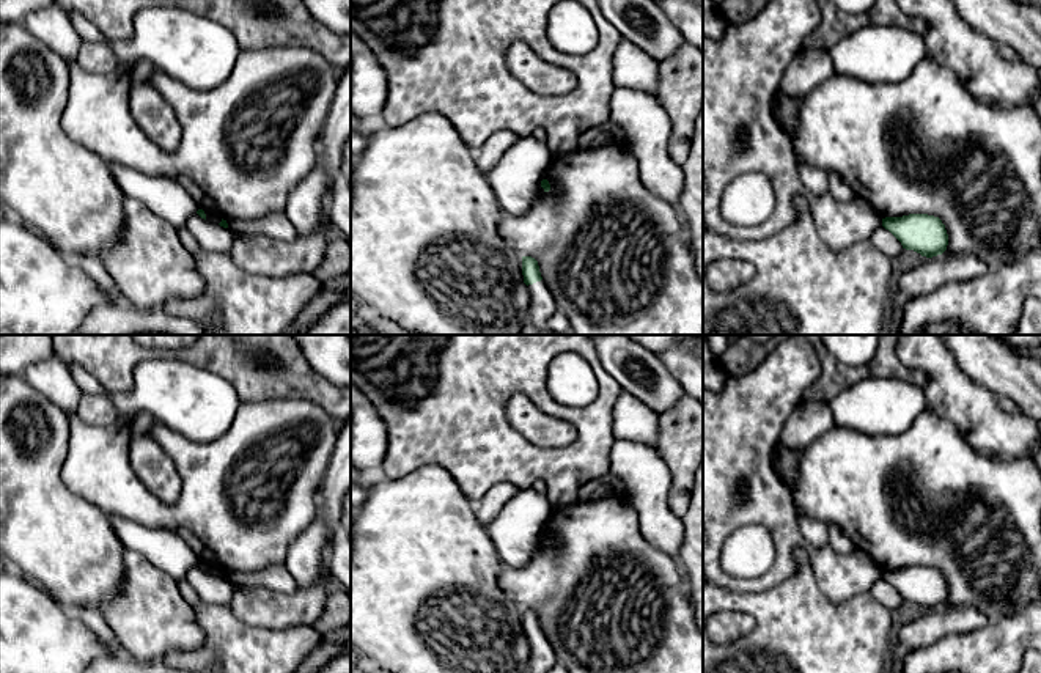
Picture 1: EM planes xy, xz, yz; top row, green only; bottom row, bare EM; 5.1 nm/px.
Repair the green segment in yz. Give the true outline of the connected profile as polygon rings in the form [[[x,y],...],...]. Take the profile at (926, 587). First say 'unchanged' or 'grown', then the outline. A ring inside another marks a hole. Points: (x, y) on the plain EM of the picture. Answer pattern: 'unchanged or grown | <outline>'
unchanged | [[[934,568],[885,569],[882,579],[901,594],[903,601],[914,602],[926,610],[942,607],[948,598],[945,577]]]

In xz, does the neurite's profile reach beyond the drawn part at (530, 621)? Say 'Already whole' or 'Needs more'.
Needs more

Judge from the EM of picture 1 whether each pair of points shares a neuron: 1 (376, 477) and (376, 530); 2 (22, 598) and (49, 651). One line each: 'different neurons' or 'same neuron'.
1: different neurons
2: same neuron

